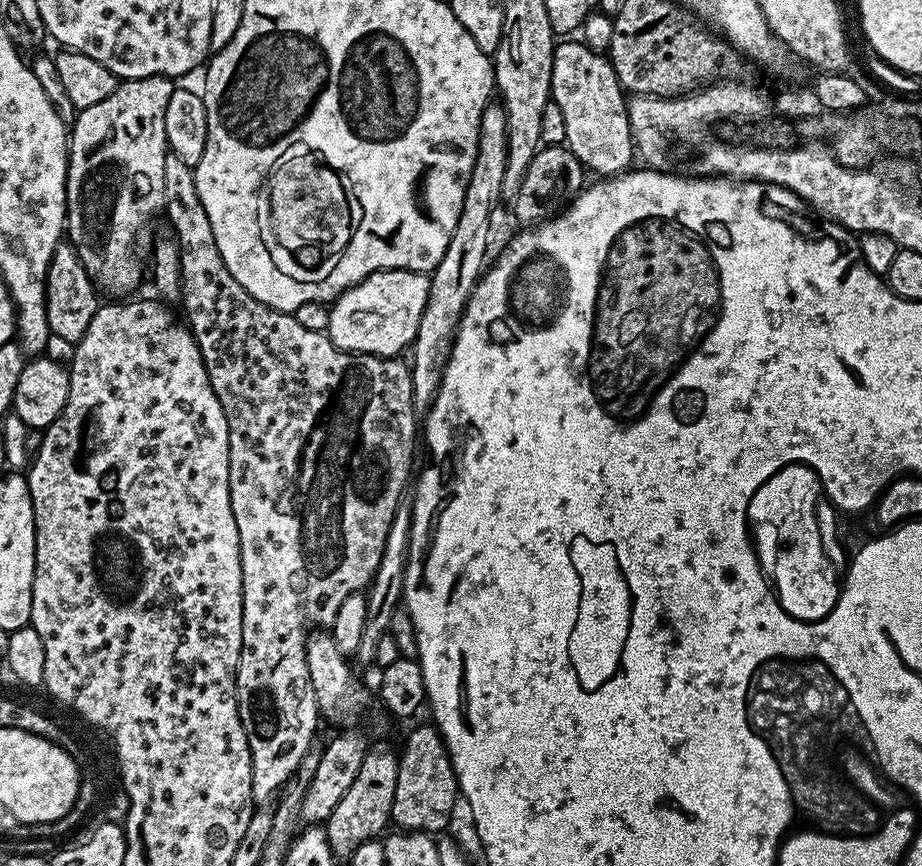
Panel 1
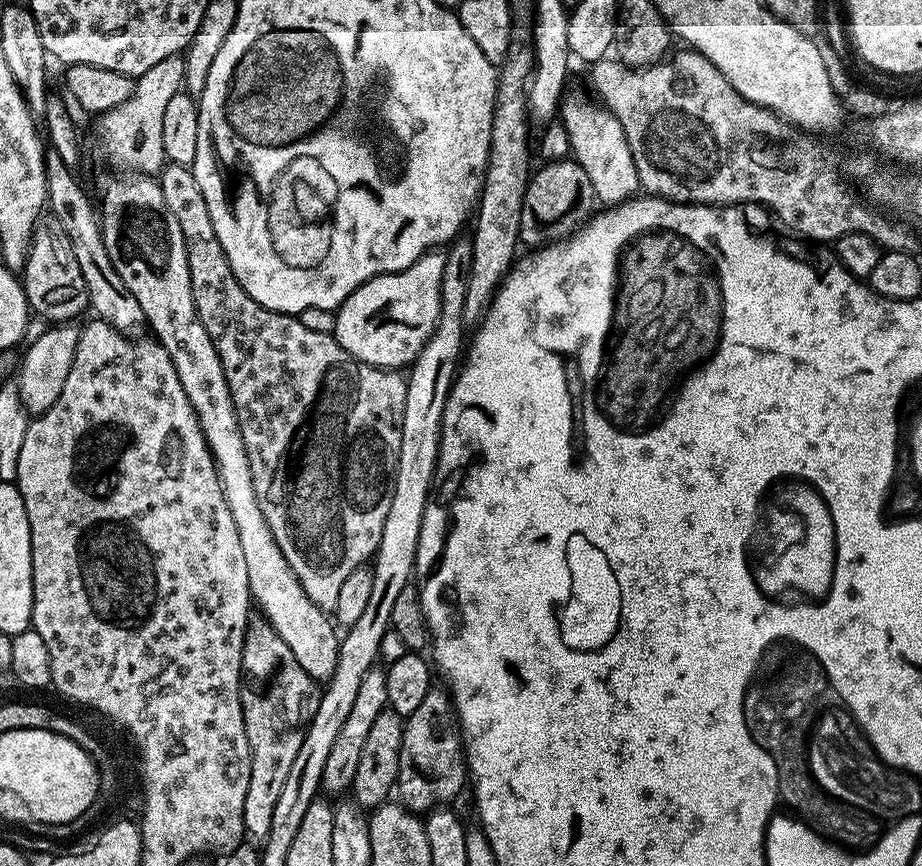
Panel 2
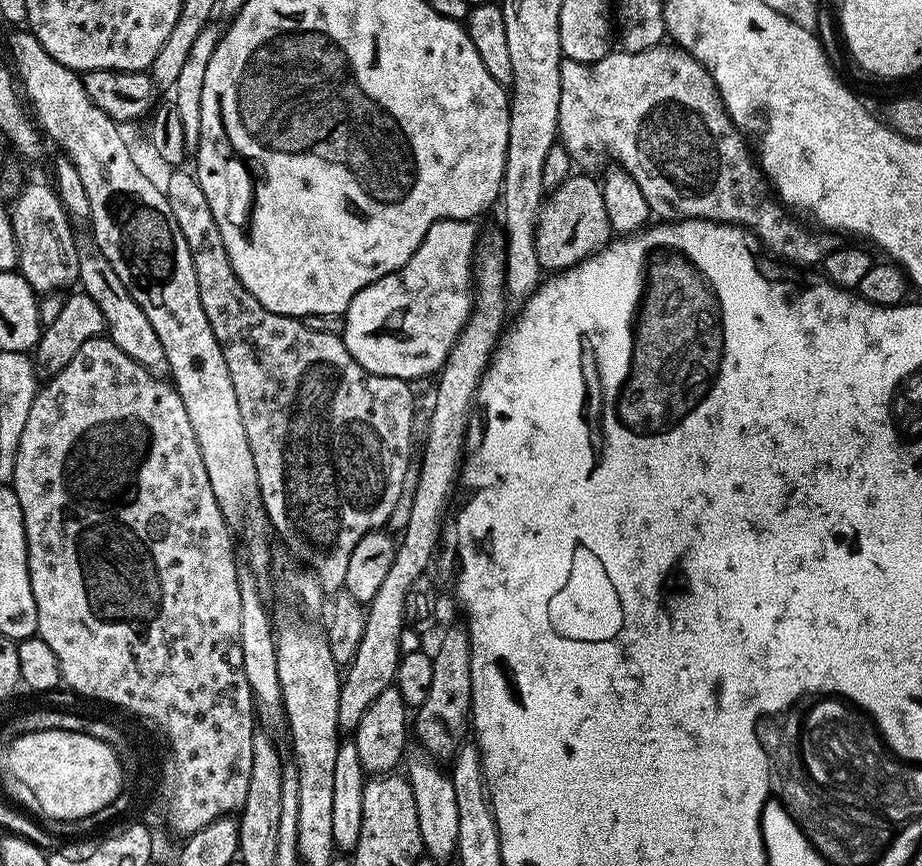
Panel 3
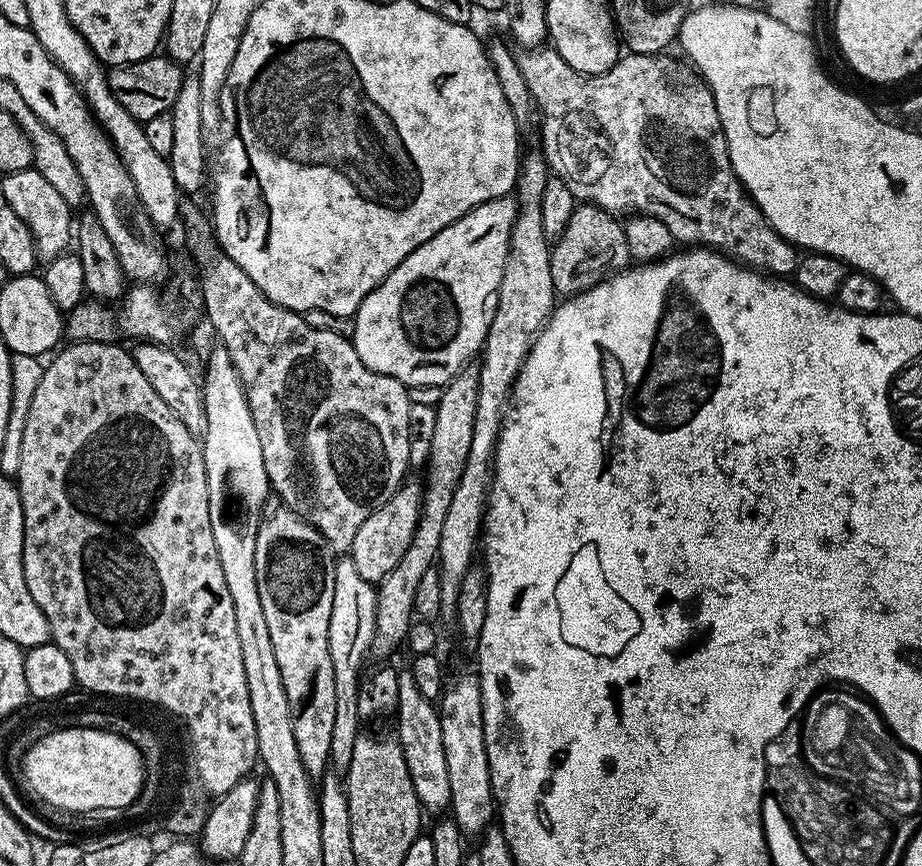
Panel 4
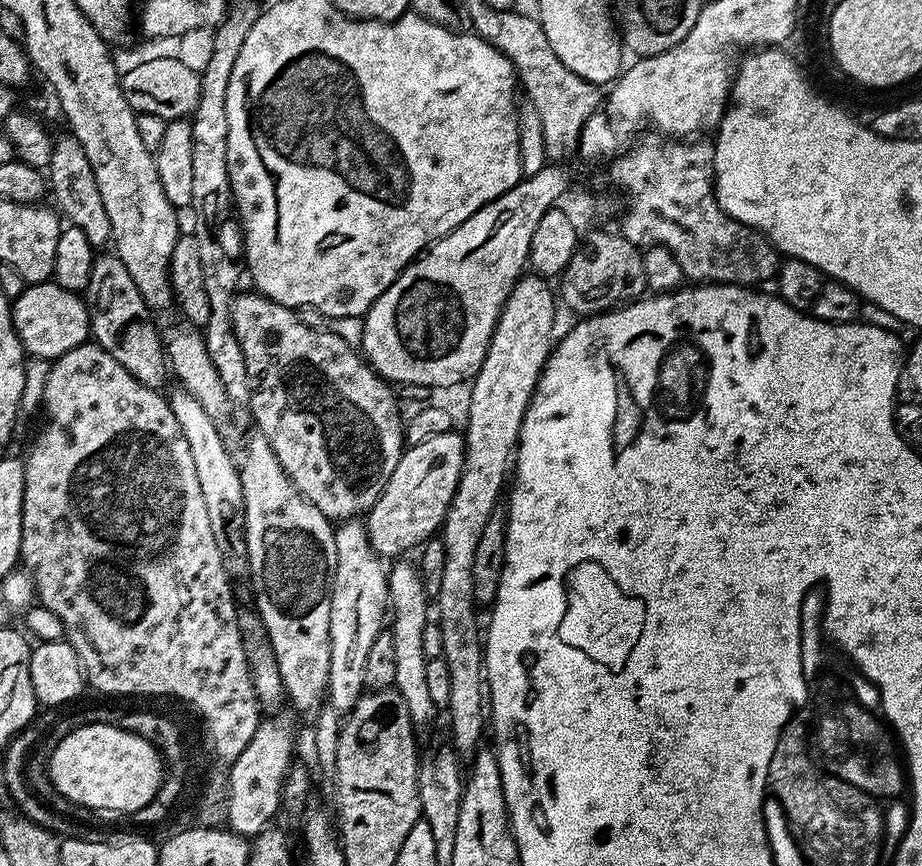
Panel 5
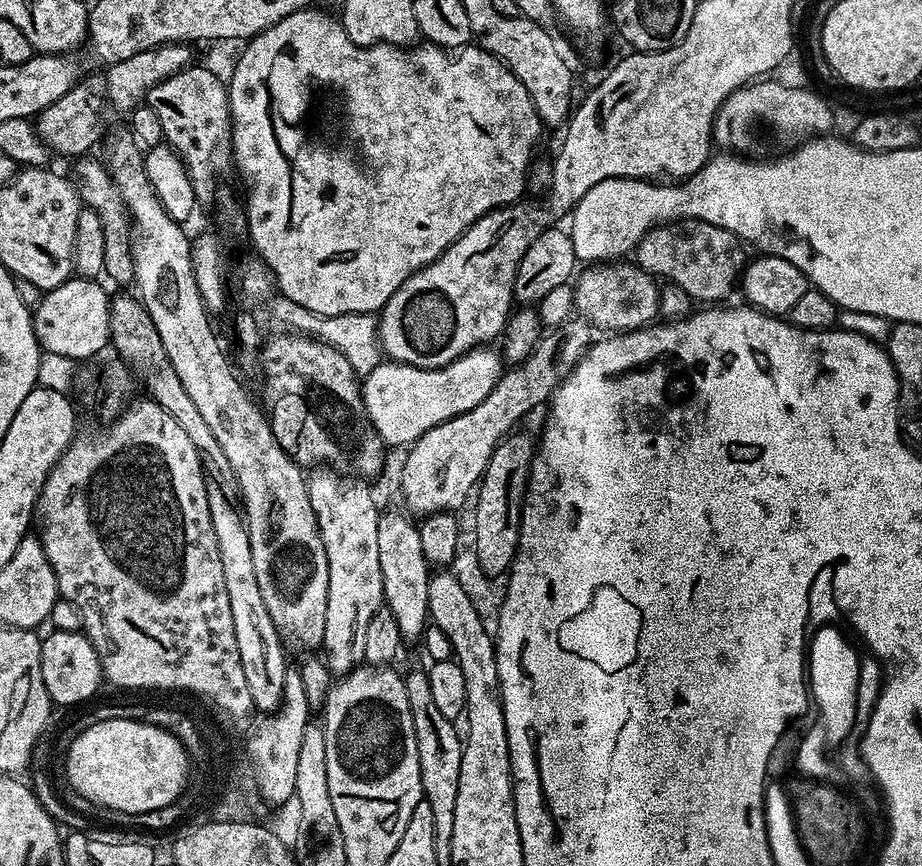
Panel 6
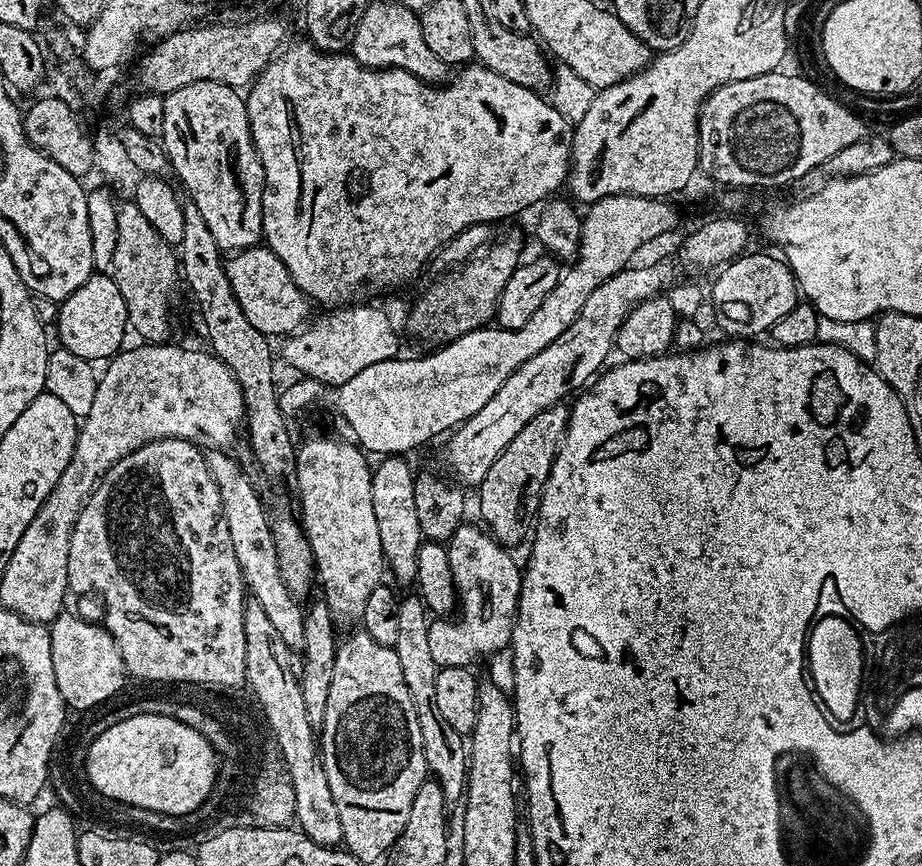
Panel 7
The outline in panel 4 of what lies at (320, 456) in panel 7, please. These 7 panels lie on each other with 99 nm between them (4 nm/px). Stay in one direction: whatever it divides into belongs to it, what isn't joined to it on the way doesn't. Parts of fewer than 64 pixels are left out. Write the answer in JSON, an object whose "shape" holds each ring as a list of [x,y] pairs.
{"shape":[[[350,558],[336,560],[334,570],[334,610],[330,610],[330,662],[334,662],[334,734],[330,737],[330,764],[337,773],[347,773],[350,760],[354,758],[354,742],[362,735],[362,721],[358,714],[358,694],[360,681],[365,671],[364,659],[369,659],[374,638],[374,622],[376,621],[376,588],[362,574],[358,574],[354,562]]]}

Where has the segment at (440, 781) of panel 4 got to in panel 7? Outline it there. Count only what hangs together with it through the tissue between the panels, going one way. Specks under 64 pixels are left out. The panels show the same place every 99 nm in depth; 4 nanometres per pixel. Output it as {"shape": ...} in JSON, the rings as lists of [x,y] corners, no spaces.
{"shape":[[[388,454],[381,460],[384,461],[372,468],[370,486],[370,502],[374,502],[374,519],[378,521],[378,538],[382,538],[382,554],[387,571],[396,575],[395,583],[411,585],[418,574],[418,550],[422,543],[417,507],[414,506],[416,477],[403,455]]]}

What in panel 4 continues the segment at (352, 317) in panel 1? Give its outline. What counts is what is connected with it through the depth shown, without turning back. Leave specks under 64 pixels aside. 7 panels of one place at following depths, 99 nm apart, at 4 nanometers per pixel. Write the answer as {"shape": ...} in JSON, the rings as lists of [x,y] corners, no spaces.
{"shape":[[[512,194],[499,196],[470,210],[450,226],[438,230],[434,238],[422,242],[422,246],[415,248],[377,288],[370,290],[362,306],[358,306],[350,337],[364,365],[378,374],[398,378],[398,382],[412,390],[440,390],[449,384],[471,361],[468,359],[472,355],[475,357],[484,347],[484,339],[498,306],[502,274],[510,250],[510,234],[517,214],[518,206]]]}

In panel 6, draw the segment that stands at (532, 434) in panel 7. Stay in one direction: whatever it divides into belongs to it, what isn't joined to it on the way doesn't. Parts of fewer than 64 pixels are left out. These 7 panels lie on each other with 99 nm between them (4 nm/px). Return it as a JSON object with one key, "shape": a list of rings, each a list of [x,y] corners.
{"shape":[[[509,434],[490,454],[484,476],[474,493],[477,510],[477,556],[482,570],[491,578],[503,577],[516,560],[520,541],[520,523],[524,509],[524,495],[532,469],[532,457],[537,445],[528,436]]]}

